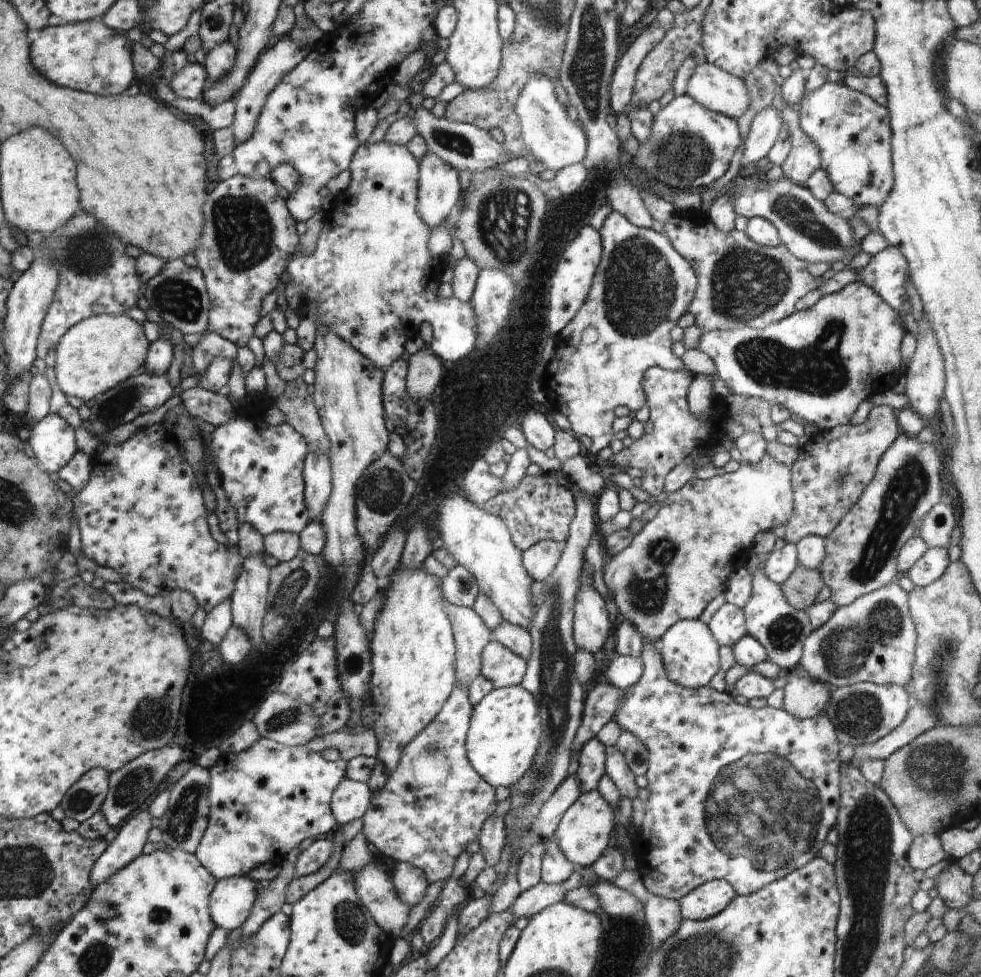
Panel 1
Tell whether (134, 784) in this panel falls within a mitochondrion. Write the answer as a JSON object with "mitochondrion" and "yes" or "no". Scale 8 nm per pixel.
{"mitochondrion":"yes"}

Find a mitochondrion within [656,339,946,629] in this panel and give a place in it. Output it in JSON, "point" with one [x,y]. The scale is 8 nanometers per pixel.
{"point":[910,483]}

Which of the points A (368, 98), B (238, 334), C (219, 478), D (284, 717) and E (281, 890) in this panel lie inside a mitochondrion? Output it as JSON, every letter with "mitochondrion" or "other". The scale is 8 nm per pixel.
{"A":"other","B":"other","C":"other","D":"mitochondrion","E":"other"}

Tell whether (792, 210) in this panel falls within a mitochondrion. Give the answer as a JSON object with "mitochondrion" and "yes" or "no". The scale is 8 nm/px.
{"mitochondrion":"yes"}

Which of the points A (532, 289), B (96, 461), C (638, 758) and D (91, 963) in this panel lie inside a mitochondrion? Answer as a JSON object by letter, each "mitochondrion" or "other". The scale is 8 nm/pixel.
{"A":"mitochondrion","B":"other","C":"other","D":"mitochondrion"}

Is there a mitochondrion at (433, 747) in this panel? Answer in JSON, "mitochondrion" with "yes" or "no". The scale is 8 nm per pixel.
{"mitochondrion":"yes"}

